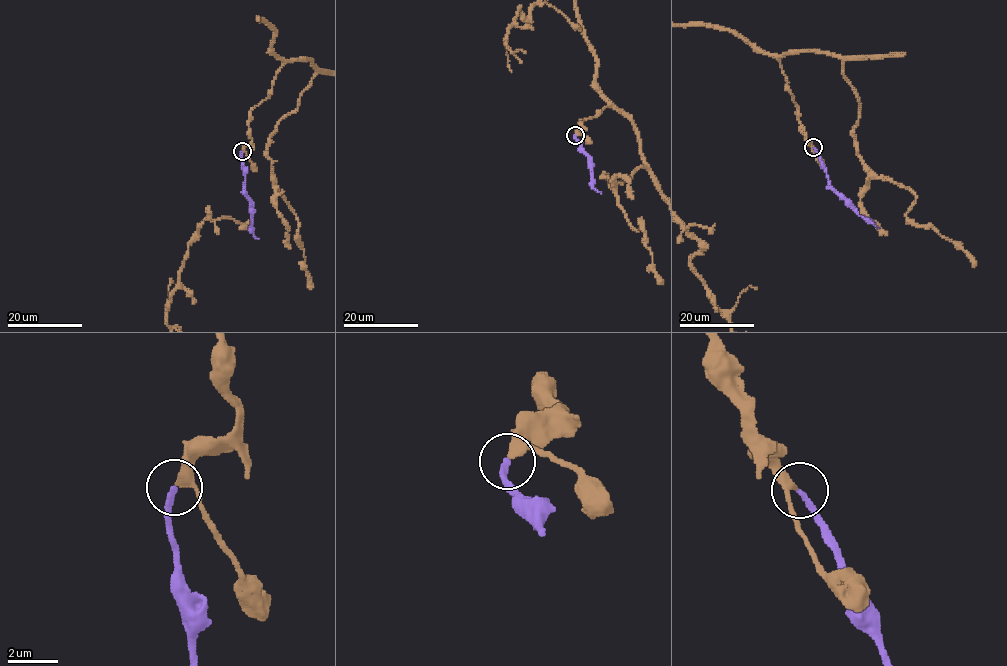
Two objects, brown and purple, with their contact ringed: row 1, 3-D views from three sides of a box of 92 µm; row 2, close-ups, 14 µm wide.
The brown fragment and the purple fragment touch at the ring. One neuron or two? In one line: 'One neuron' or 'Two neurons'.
One neuron

